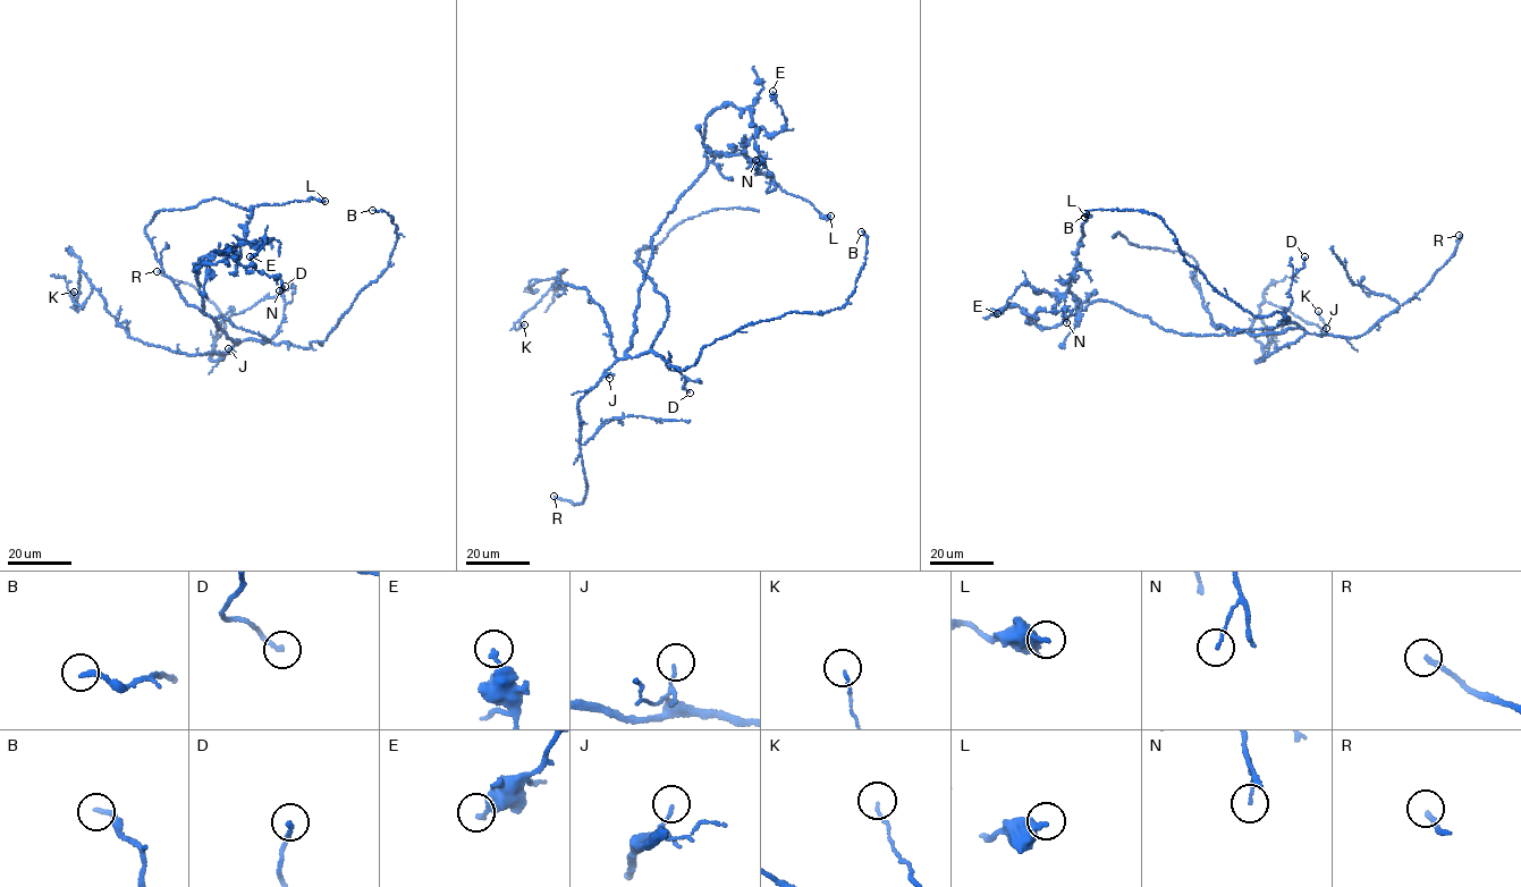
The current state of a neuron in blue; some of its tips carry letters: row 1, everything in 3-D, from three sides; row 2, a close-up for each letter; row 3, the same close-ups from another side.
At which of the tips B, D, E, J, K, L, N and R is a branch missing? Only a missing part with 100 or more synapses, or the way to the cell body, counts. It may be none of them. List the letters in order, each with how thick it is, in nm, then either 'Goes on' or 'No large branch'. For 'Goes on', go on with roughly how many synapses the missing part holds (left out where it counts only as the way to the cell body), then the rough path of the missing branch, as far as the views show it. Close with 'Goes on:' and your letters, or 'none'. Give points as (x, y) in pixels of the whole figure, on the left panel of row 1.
B: Thickness 190 nm. No large branch
D: Thickness 190 nm. No large branch
E: Thickness 200 nm. No large branch
J: Thickness 100 nm. No large branch
K: Thickness 90 nm. No large branch
L: Thickness 320 nm. No large branch
N: Thickness 100 nm. No large branch
R: Thickness 200 nm. Goes on. Course of what is missing: (157, 271), (136, 264), (93, 268), (81, 262)
Goes on: R

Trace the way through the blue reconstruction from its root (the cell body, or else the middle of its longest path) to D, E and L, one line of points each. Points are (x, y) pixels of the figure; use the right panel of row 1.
D: (1291, 328), (1298, 324), (1283, 322), (1283, 317), (1292, 301), (1289, 289), (1292, 278), (1303, 267), (1304, 256)
E: (1291, 328), (1251, 335), (1183, 335), (1110, 302), (1081, 302), (1067, 292), (1037, 292), (1022, 284), (997, 313)
L: (1291, 328), (1183, 335), (1118, 304), (1080, 302), (1067, 292), (1081, 227), (1090, 217), (1084, 217)

